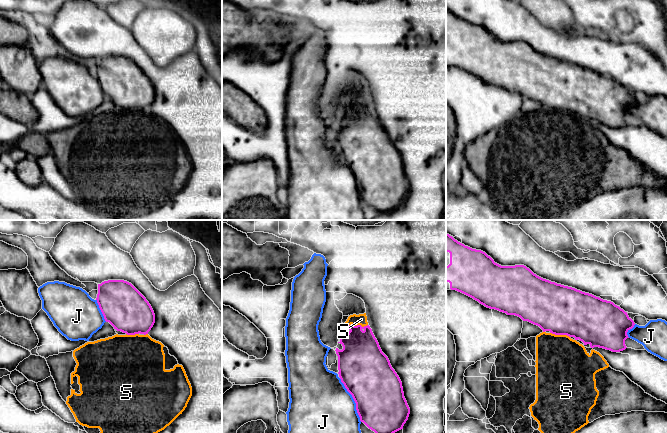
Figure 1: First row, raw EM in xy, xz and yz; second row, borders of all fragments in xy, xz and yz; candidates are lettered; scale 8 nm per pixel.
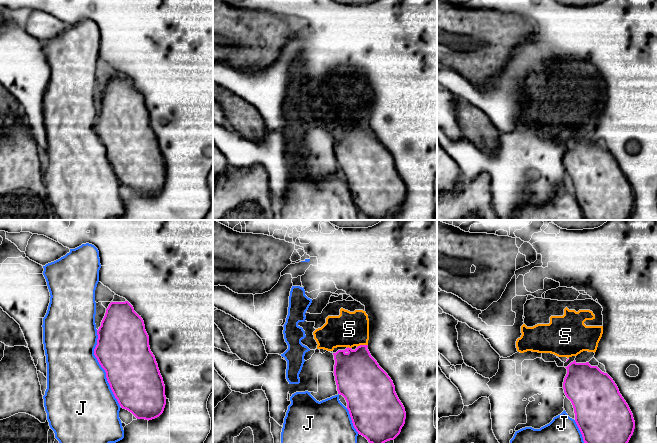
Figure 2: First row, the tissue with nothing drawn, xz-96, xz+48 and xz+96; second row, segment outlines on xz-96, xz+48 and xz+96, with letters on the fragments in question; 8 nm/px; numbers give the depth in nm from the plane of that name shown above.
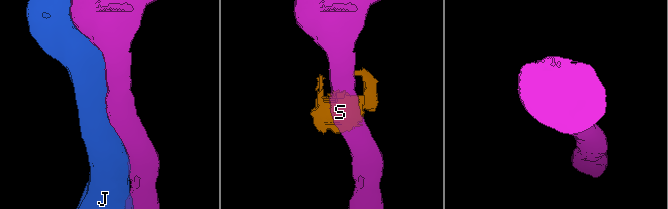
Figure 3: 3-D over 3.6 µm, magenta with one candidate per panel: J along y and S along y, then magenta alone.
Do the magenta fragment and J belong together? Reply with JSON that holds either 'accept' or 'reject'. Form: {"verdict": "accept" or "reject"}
{"verdict": "reject"}

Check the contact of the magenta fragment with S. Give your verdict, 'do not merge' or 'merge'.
do not merge

